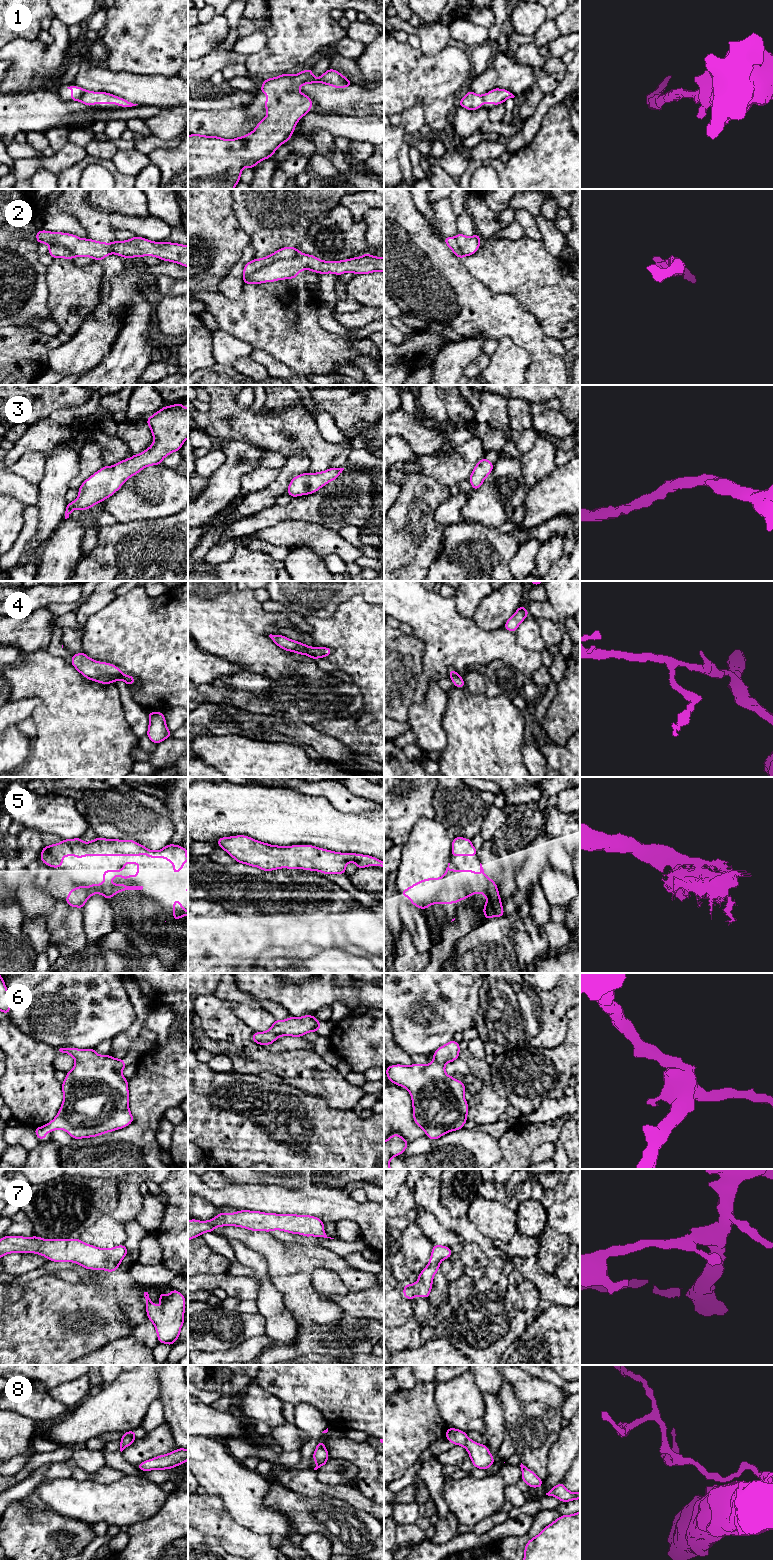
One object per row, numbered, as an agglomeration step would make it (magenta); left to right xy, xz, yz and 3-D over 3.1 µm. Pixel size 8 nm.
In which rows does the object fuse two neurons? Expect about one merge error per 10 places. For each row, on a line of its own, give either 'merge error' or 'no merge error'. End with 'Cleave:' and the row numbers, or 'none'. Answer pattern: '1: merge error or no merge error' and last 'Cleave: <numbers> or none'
1: no merge error
2: no merge error
3: no merge error
4: no merge error
5: no merge error
6: no merge error
7: no merge error
8: no merge error
Cleave: none

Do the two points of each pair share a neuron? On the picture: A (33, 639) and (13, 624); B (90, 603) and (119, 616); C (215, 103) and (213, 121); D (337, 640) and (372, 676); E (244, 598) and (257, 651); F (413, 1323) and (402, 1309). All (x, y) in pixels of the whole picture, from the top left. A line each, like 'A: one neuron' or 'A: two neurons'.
A: one neuron
B: two neurons
C: two neurons
D: one neuron
E: one neuron
F: two neurons

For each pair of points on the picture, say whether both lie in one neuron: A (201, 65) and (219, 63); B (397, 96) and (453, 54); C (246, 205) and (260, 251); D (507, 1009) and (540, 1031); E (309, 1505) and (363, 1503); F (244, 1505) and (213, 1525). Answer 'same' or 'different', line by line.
A: same
B: same
C: same
D: same
E: different
F: different

